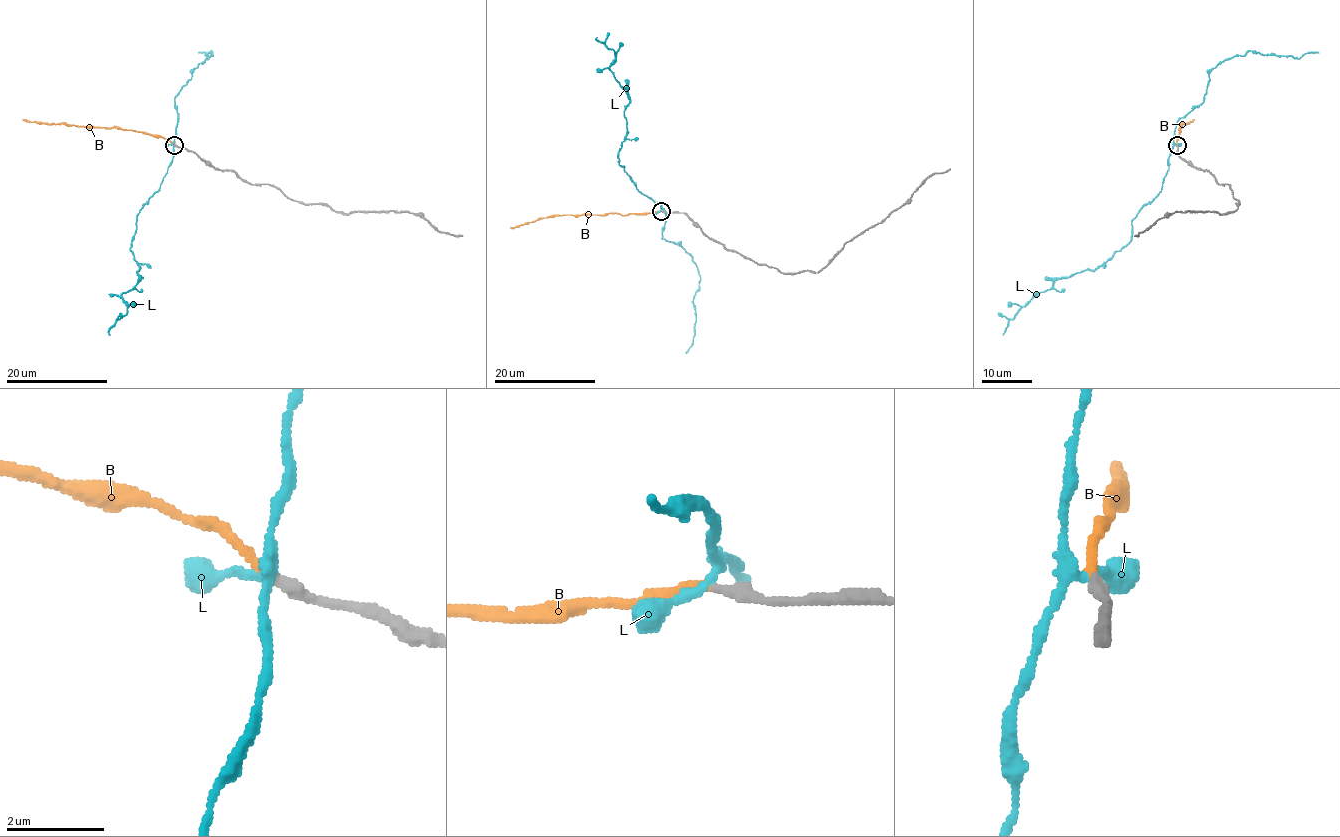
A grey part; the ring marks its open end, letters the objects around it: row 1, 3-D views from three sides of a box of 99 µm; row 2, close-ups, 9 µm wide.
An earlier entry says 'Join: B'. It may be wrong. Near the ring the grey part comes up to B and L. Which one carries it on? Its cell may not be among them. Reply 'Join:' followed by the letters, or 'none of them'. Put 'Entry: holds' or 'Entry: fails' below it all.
Join: B
Entry: holds

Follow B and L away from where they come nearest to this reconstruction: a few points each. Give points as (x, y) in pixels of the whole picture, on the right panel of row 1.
B: (1177, 144), (1180, 125), (1193, 119)
L: (1176, 144), (1162, 189), (1131, 222), (1129, 242), (1093, 270), (1057, 279), (1035, 294), (1009, 320), (1002, 335)

